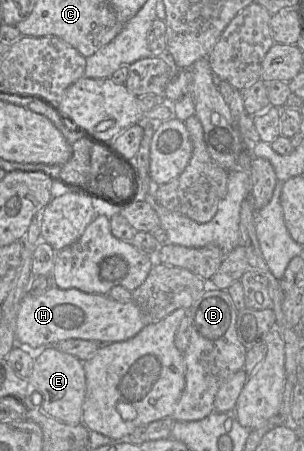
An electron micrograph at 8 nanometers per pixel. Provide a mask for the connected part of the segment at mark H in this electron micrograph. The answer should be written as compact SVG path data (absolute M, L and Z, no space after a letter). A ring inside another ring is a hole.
M53 285L40 295L25 295L16 317L16 340L31 348L54 346L68 339L84 339L102 345L128 340L137 335L147 324L142 311L133 302L117 302L105 294L85 293L75 288L60 289Z

